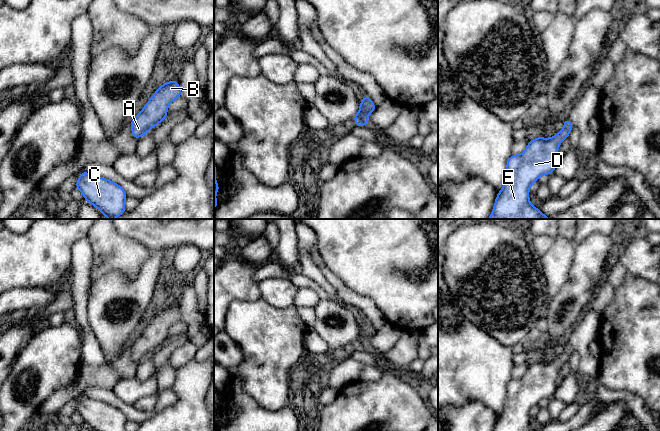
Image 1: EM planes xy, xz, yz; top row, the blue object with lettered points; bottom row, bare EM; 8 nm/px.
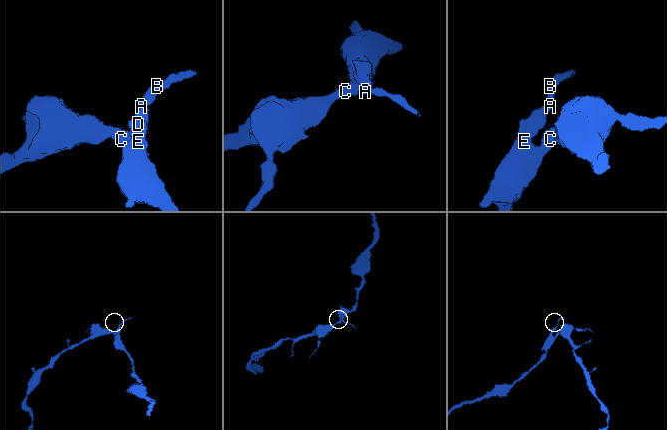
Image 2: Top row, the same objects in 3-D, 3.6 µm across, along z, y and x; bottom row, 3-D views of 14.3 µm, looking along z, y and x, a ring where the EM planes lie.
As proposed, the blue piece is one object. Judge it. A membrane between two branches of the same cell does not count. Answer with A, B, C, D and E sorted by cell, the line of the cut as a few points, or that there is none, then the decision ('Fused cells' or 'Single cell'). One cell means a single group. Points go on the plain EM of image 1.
Groups: A B C D E. No split. Single cell

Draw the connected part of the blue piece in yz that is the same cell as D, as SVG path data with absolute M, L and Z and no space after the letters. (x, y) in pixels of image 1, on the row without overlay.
M569 342L563 344L564 351L555 360L546 363L537 361L528 366L525 375L521 379L512 378L506 388L506 399L504 409L498 416L494 431L533 431L529 425L529 412L536 406L541 399L553 398L557 385L556 379L561 366L570 360L570 355L573 352Z

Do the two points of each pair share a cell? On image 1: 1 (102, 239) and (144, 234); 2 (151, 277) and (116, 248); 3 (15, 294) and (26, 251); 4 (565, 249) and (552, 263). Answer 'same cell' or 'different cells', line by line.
1: different cells
2: different cells
3: different cells
4: same cell

